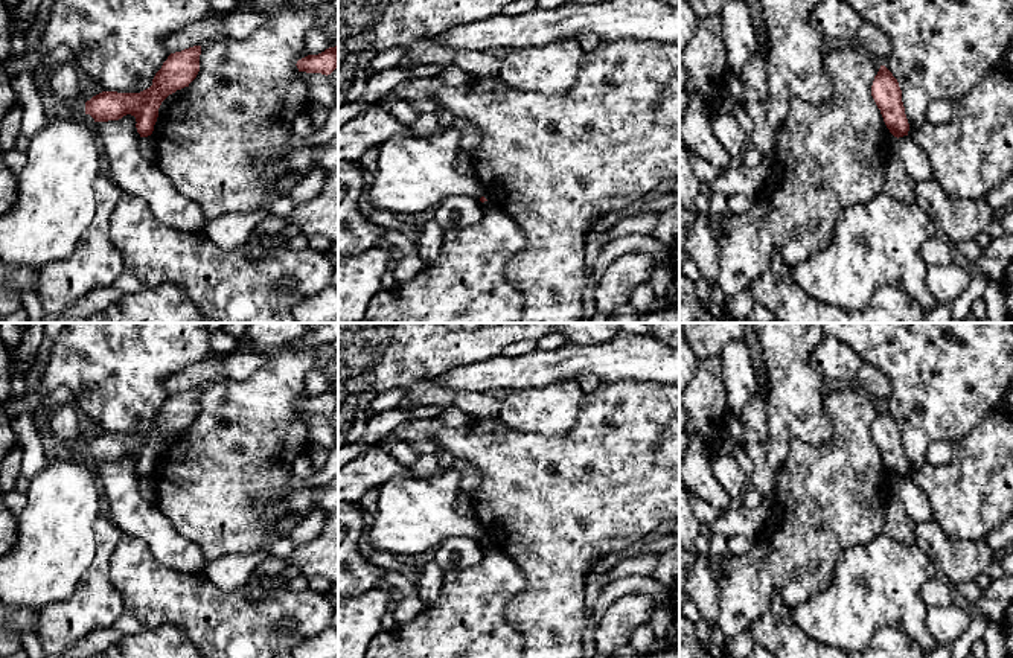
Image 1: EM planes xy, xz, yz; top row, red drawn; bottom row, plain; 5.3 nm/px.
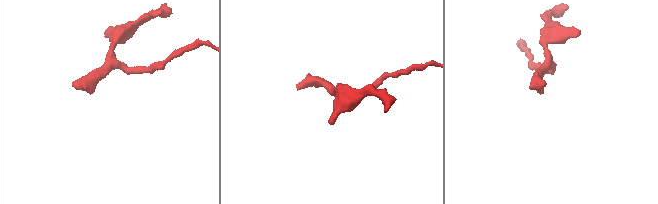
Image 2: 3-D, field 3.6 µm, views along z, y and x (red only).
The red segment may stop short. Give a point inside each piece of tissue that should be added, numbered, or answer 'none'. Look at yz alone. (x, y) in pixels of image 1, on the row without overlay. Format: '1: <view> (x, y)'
none

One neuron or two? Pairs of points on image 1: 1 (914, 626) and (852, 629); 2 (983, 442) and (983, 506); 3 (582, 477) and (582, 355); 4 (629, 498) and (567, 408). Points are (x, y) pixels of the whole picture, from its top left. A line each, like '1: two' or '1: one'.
1: one
2: one
3: two
4: two

